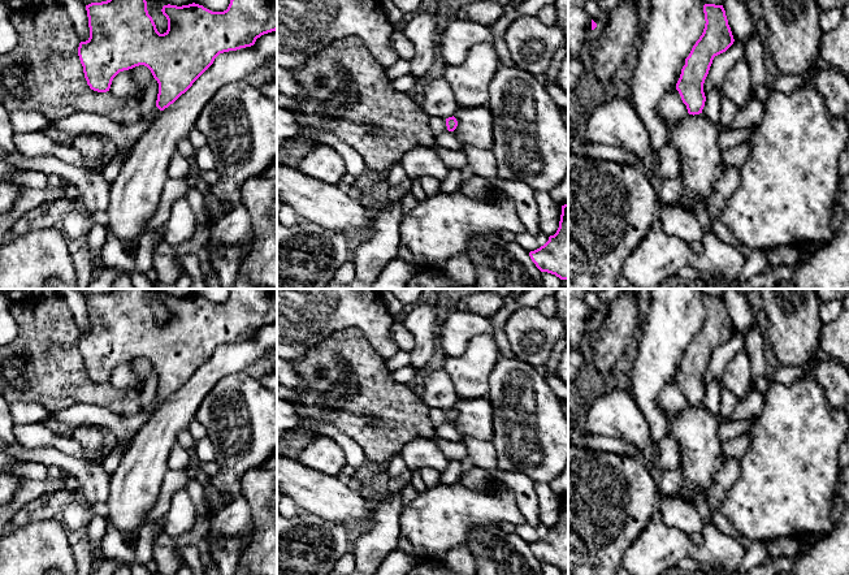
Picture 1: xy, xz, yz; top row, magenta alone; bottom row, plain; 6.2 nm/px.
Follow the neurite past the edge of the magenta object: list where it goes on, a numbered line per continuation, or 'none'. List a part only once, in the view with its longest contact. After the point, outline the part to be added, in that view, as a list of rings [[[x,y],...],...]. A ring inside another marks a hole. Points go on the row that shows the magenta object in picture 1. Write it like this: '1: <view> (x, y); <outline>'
none

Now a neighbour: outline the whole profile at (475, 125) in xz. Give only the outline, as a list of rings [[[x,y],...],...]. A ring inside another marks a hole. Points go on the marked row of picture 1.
[[[488,107],[459,108],[454,117],[458,126],[452,133],[462,146],[493,148],[493,117]]]

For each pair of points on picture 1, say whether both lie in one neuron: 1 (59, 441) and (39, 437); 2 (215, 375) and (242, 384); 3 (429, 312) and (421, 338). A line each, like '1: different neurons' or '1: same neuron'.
1: same neuron
2: different neurons
3: same neuron

